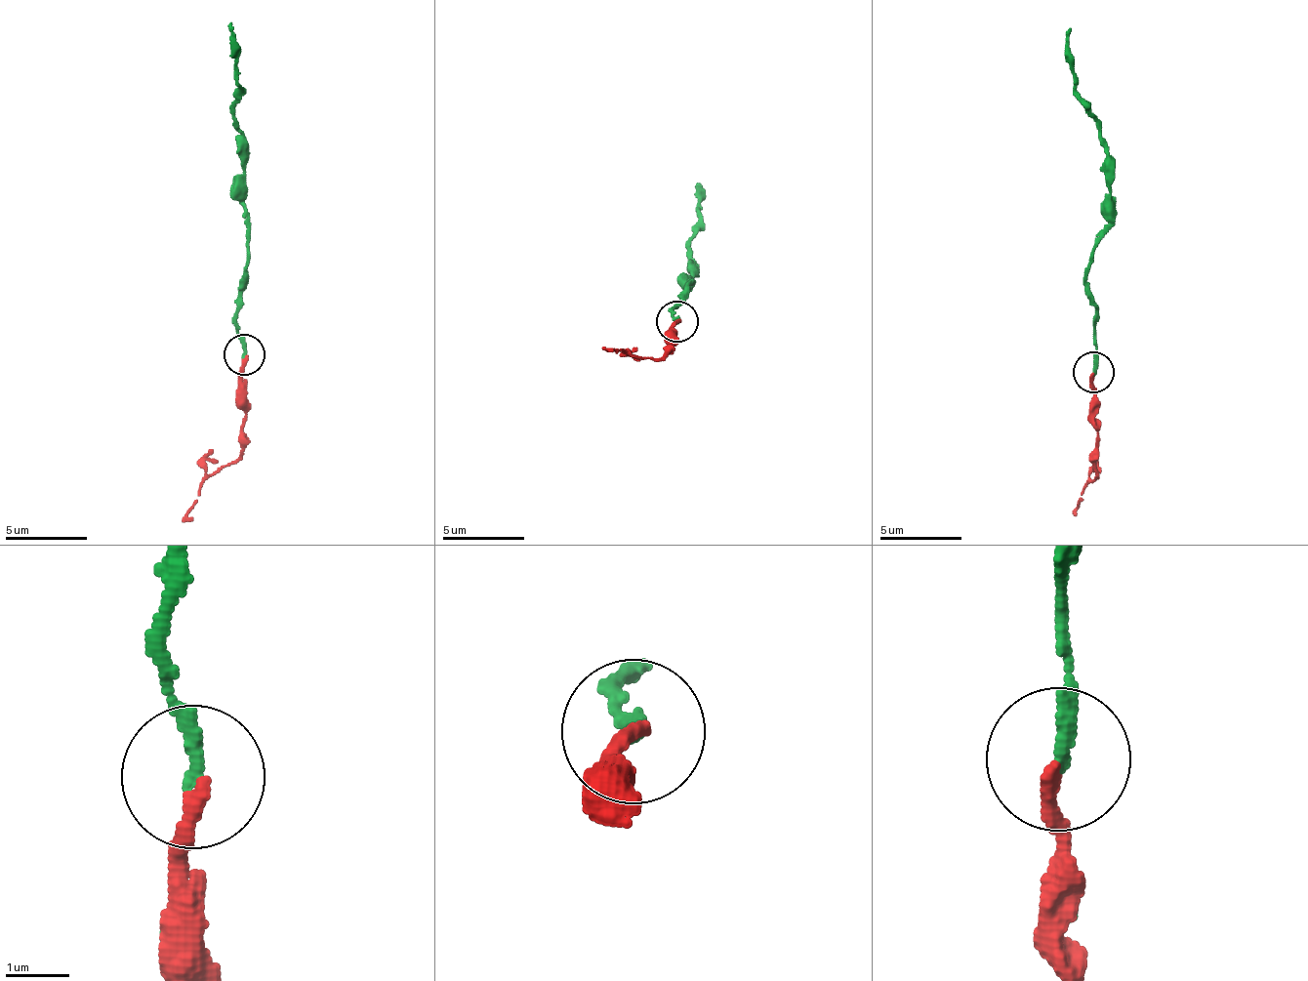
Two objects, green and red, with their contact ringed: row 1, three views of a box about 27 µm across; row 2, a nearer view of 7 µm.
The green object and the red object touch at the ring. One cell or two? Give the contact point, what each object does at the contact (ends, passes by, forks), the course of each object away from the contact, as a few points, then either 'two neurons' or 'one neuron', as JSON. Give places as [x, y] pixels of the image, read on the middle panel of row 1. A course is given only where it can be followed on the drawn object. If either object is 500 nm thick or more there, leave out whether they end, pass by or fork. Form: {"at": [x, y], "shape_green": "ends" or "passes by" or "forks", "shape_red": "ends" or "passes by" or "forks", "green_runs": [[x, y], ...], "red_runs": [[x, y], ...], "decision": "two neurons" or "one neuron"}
{"at": [676, 321], "shape_green": "ends", "shape_red": "ends", "green_runs": [[677, 323], [675, 302], [692, 279], [688, 284], [694, 267], [689, 244], [698, 186]], "red_runs": [[677, 323], [665, 354], [638, 359], [601, 347]], "decision": "one neuron"}

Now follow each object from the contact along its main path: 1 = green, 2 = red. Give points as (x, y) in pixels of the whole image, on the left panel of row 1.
1: (245, 355), (237, 293), (248, 249), (242, 199), (242, 135), (233, 103), (235, 80), (230, 22)
2: (245, 355), (241, 453), (217, 468), (181, 523)

